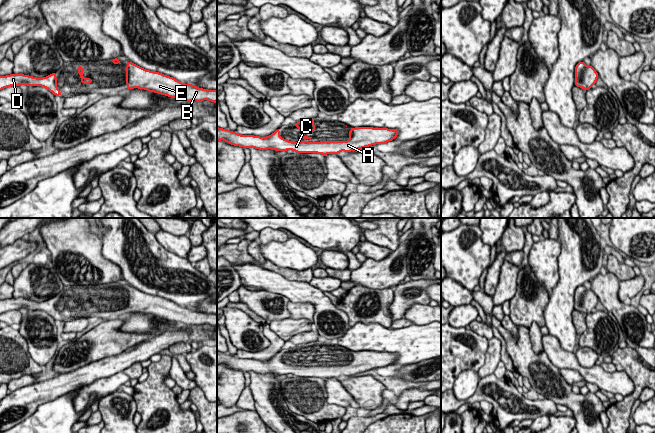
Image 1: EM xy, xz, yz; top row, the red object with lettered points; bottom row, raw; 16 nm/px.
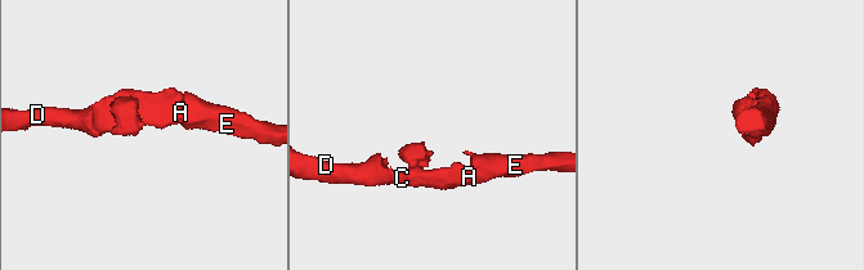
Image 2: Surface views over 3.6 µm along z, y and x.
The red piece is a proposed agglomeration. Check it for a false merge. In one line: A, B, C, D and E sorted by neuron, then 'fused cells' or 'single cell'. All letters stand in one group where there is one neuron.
A B C D E | single cell

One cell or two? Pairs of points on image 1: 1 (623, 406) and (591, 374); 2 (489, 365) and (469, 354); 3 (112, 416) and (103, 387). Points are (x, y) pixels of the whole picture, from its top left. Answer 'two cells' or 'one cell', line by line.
1: two cells
2: two cells
3: two cells

